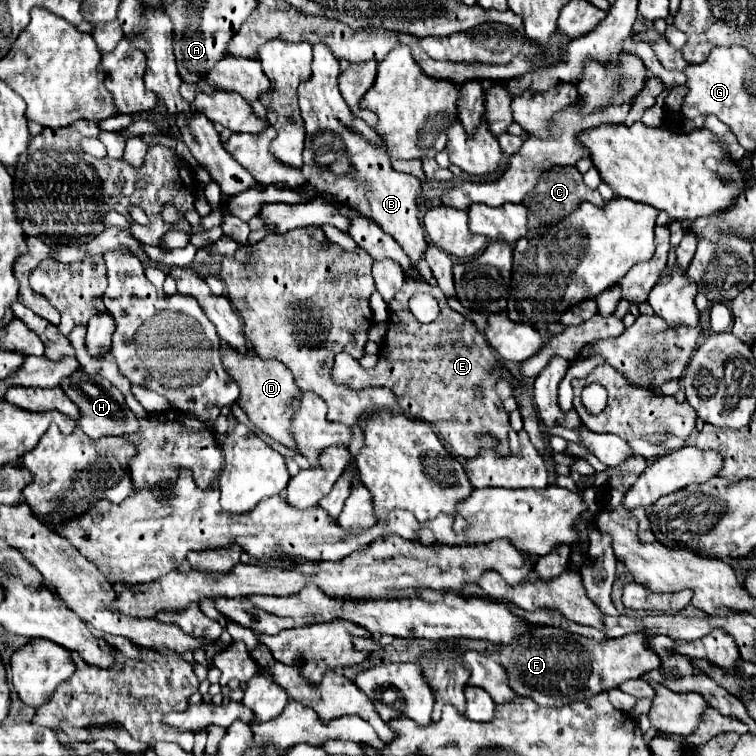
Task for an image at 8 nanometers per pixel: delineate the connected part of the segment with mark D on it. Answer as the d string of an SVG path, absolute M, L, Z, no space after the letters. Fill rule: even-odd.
M226 342L220 344L220 354L222 354L222 364L226 366L228 374L234 380L238 380L238 388L240 388L238 404L246 410L250 422L254 426L258 426L262 432L266 432L268 436L272 436L274 440L278 440L280 444L294 450L294 440L290 436L290 422L292 422L294 410L298 406L300 390L296 388L290 370L286 370L286 366L282 366L282 362L272 360L272 358L262 360L250 352L238 354L230 346L226 346Z

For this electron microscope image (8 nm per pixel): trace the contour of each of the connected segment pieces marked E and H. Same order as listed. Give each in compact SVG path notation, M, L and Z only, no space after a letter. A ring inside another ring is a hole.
M408 278L402 290L388 304L388 308L388 332L400 332L400 340L386 340L386 350L380 352L378 364L370 370L364 370L350 354L338 354L332 368L334 380L352 388L394 388L394 396L402 412L410 418L418 418L438 426L442 432L442 440L462 458L470 460L478 454L476 438L480 432L490 432L492 436L496 436L500 440L498 450L502 454L508 454L510 450L506 434L510 430L510 422L502 400L494 390L498 374L488 372L492 366L496 366L498 356L494 348L488 346L478 328L448 306L446 296L438 286L426 286L426 282L420 278ZM424 290L432 292L432 296L436 296L436 300L440 302L440 318L430 324L418 322L408 308L408 298ZM474 386L484 388L482 400L474 400Z
M76 372L70 378L62 380L60 386L68 398L78 406L80 418L78 418L78 428L86 432L90 438L102 438L102 436L126 436L134 434L138 430L138 420L134 412L126 406L124 394L114 388L108 380L104 380L98 374L86 374L86 372Z

